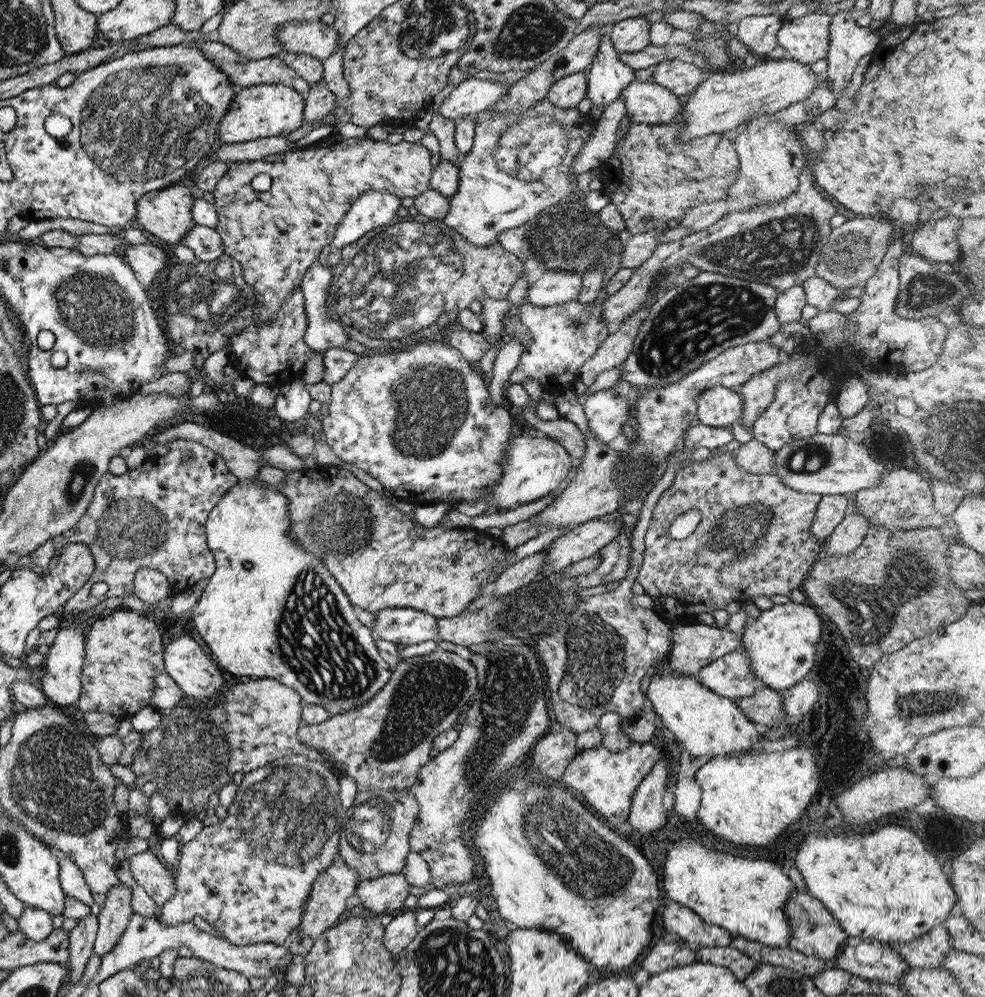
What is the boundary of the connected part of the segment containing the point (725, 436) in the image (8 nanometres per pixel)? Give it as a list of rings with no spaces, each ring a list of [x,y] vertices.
[[[699,423],[689,427],[683,436],[683,444],[686,448],[703,448],[713,450],[719,446],[725,446],[734,439],[730,427],[712,427]]]

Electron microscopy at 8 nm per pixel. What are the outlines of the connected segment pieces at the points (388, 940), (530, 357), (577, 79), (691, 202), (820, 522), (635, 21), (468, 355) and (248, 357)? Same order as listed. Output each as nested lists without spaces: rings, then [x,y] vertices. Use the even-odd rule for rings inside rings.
[[[416,907],[397,911],[392,914],[392,919],[384,927],[382,945],[390,952],[396,964],[398,954],[411,942],[415,934],[417,934],[415,915],[418,911],[419,909]]]
[[[573,300],[545,307],[534,306],[528,302],[518,307],[517,314],[524,329],[531,335],[532,342],[523,348],[515,369],[506,381],[506,386],[525,385],[533,379],[541,385],[543,392],[561,393],[571,387],[579,367],[595,352],[610,331],[600,318],[601,310],[597,302],[582,304]]]
[[[583,72],[565,76],[548,88],[547,100],[561,110],[576,108],[586,96],[587,82]]]
[[[630,123],[622,140],[617,140],[611,156],[599,166],[601,171],[601,191],[606,191],[611,203],[624,220],[624,230],[628,235],[643,233],[644,220],[650,218],[654,224],[653,232],[663,231],[676,226],[689,210],[704,202],[715,202],[726,198],[729,187],[733,185],[739,169],[738,156],[734,151],[728,133],[706,134],[688,141],[676,141],[682,130],[679,123],[646,125]]]
[[[823,495],[817,503],[815,516],[811,524],[811,536],[823,541],[845,517],[847,497],[844,495]]]
[[[641,17],[618,20],[611,26],[609,40],[613,50],[621,53],[635,53],[649,45],[650,22]]]
[[[456,325],[442,332],[447,336],[447,344],[456,348],[469,363],[477,362],[488,348],[488,338],[482,333],[463,331]]]
[[[299,287],[292,290],[292,293],[281,303],[279,311],[264,322],[257,322],[247,325],[241,332],[228,336],[230,347],[232,348],[229,354],[230,361],[235,365],[246,378],[250,378],[256,384],[275,384],[289,382],[291,376],[299,376],[303,371],[304,364],[314,354],[304,341],[304,332],[306,329],[306,317],[303,308],[303,295]]]

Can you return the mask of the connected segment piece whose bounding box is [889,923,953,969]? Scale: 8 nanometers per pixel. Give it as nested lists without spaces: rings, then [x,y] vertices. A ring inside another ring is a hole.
[[[944,923],[932,926],[927,933],[915,940],[891,944],[889,948],[900,955],[911,969],[939,967],[944,956],[953,950],[951,937]]]

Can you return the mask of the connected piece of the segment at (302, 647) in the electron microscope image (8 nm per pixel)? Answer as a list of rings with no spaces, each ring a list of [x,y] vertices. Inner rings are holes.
[[[242,480],[237,484],[231,486],[226,490],[217,504],[209,512],[204,523],[204,530],[206,535],[206,542],[209,551],[214,559],[214,572],[207,580],[207,586],[201,592],[198,601],[192,606],[193,628],[197,634],[201,636],[201,640],[207,646],[207,651],[215,664],[219,666],[222,671],[228,672],[233,676],[250,676],[254,679],[275,679],[289,688],[295,690],[300,696],[303,705],[321,705],[331,715],[345,713],[348,710],[353,710],[362,704],[369,702],[370,698],[389,680],[392,669],[384,662],[374,644],[373,630],[365,627],[355,616],[351,604],[347,602],[348,598],[339,588],[339,584],[327,572],[326,566],[323,562],[319,562],[313,554],[309,554],[307,550],[303,550],[299,544],[291,542],[291,538],[287,536],[289,531],[289,514],[287,514],[287,505],[290,502],[284,494],[278,493],[267,483],[260,483],[251,480]],[[244,562],[250,562],[252,565],[247,570],[243,567]]]

